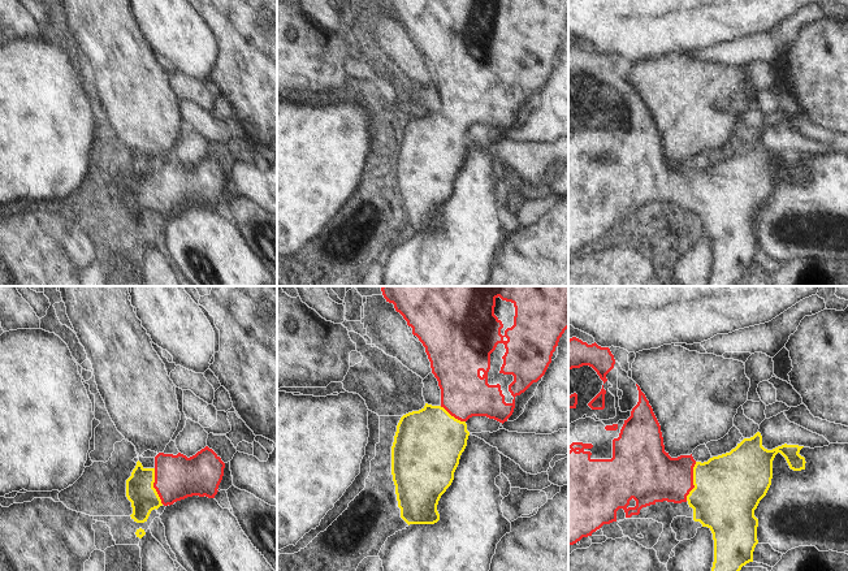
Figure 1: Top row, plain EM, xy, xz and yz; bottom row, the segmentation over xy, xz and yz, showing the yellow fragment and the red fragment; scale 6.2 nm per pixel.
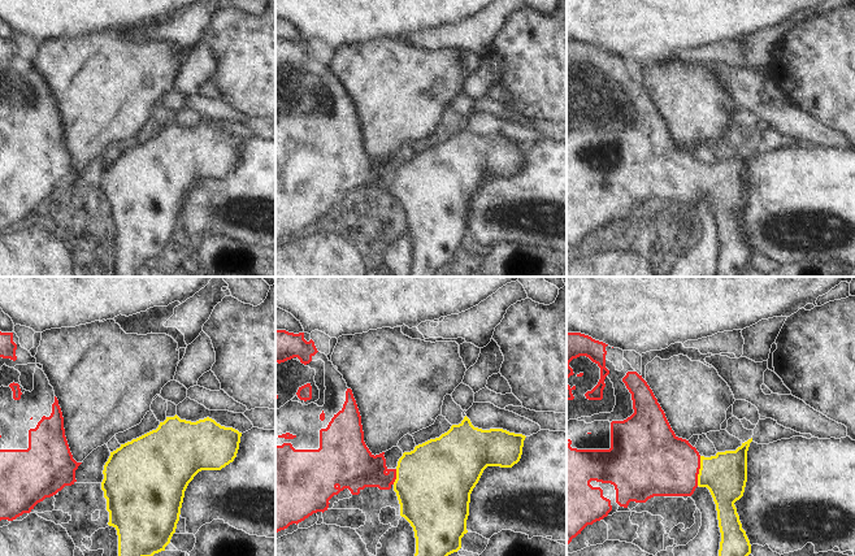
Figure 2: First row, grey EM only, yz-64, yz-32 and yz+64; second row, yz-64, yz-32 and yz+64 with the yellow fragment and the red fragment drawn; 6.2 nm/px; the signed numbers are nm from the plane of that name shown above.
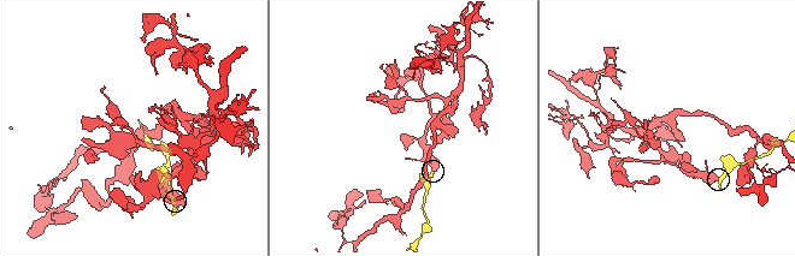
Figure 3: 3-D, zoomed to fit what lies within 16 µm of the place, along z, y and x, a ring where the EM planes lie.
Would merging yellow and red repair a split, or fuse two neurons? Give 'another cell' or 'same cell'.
same cell

